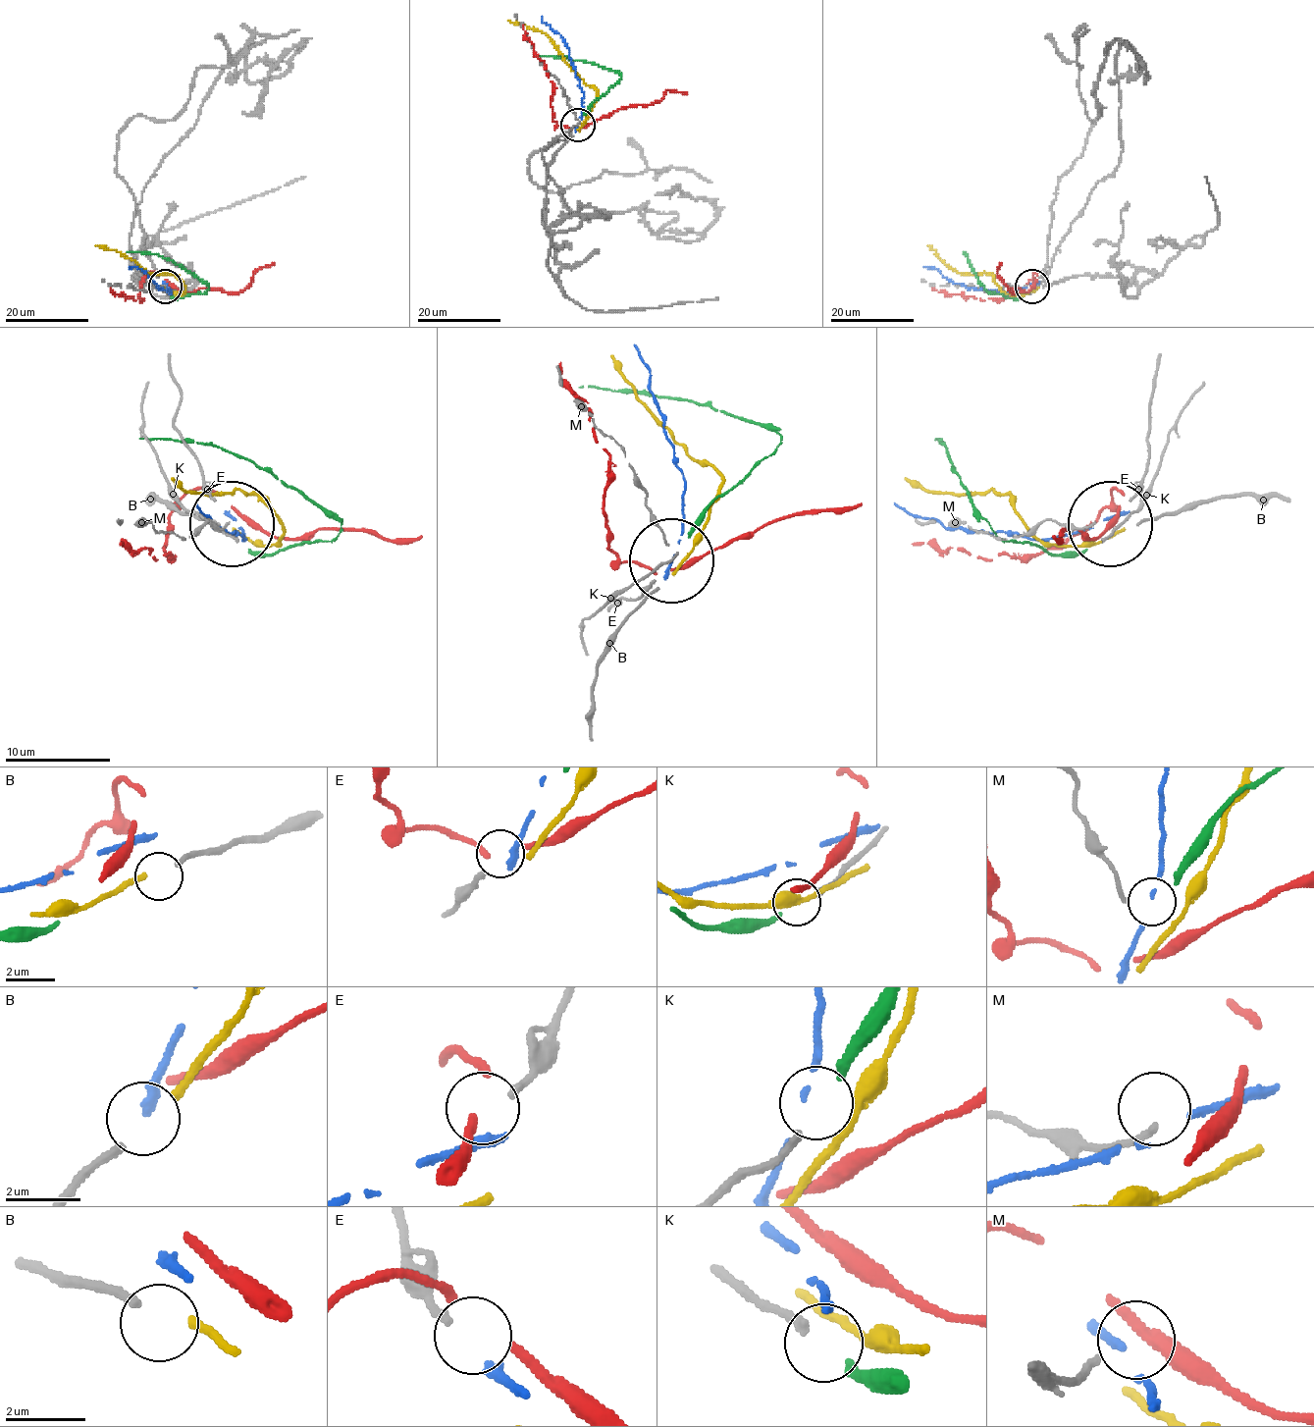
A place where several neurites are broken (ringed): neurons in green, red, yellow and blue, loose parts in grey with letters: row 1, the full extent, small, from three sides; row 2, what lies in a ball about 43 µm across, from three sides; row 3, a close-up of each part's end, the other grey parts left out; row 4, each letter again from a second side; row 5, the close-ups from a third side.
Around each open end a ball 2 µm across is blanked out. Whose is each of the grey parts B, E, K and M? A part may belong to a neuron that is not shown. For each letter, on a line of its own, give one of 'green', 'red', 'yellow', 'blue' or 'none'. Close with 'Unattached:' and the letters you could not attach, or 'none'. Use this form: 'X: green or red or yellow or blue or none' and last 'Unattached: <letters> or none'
B: yellow
E: blue
K: green
M: none
Unattached: M

